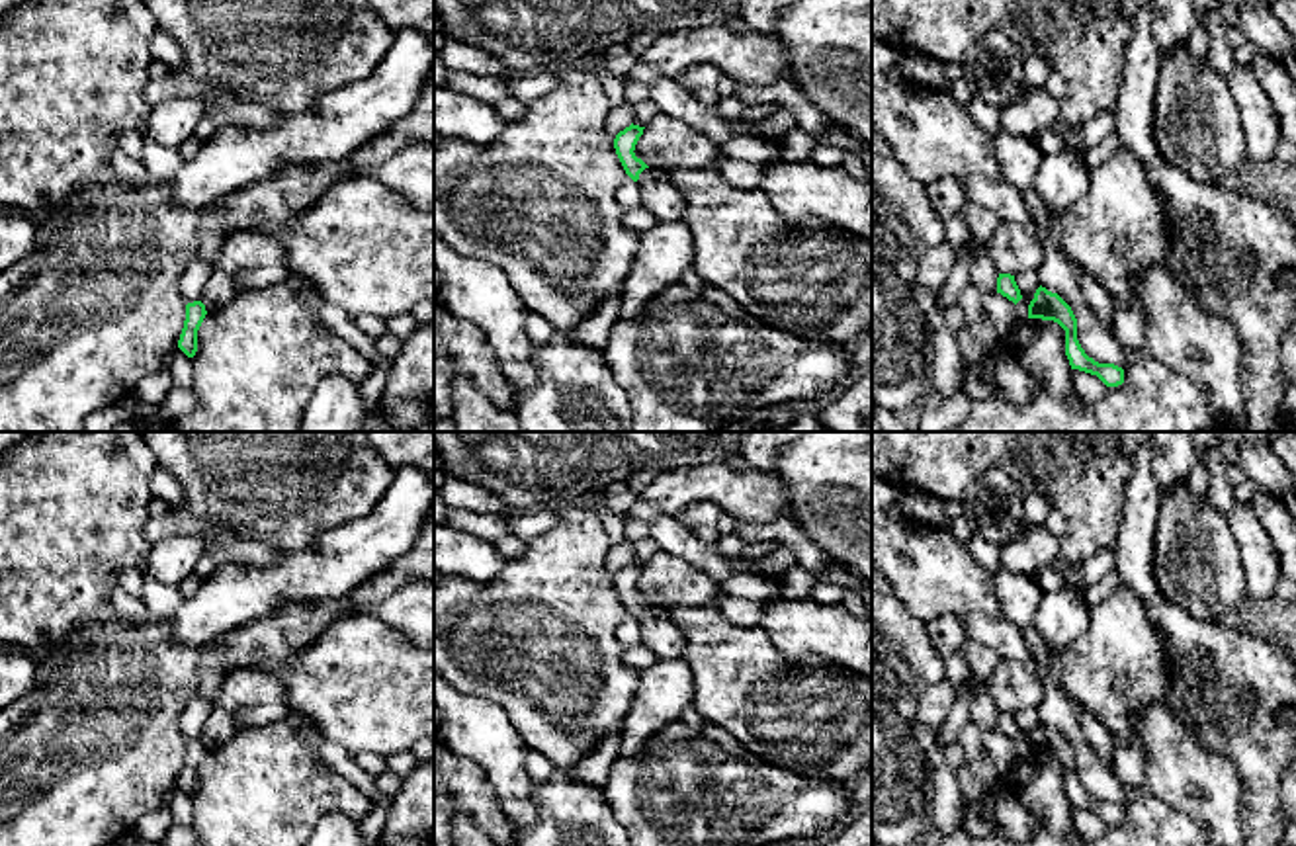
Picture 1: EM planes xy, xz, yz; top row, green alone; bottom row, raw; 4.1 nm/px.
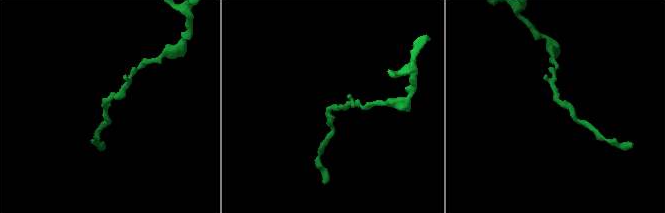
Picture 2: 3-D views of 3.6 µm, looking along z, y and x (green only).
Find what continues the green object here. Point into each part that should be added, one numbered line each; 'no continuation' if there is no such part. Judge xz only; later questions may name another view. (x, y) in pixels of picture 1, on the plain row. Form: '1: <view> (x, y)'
1: xz (659, 634)

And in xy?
1: xy (219, 727)

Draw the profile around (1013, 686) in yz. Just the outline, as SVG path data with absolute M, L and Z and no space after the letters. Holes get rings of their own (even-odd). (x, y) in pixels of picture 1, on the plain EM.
M1001 660L985 682L999 711L1038 709L1044 699L1044 686L1034 664Z

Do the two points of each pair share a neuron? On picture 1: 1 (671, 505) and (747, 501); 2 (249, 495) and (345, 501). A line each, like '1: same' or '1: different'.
1: same
2: same

